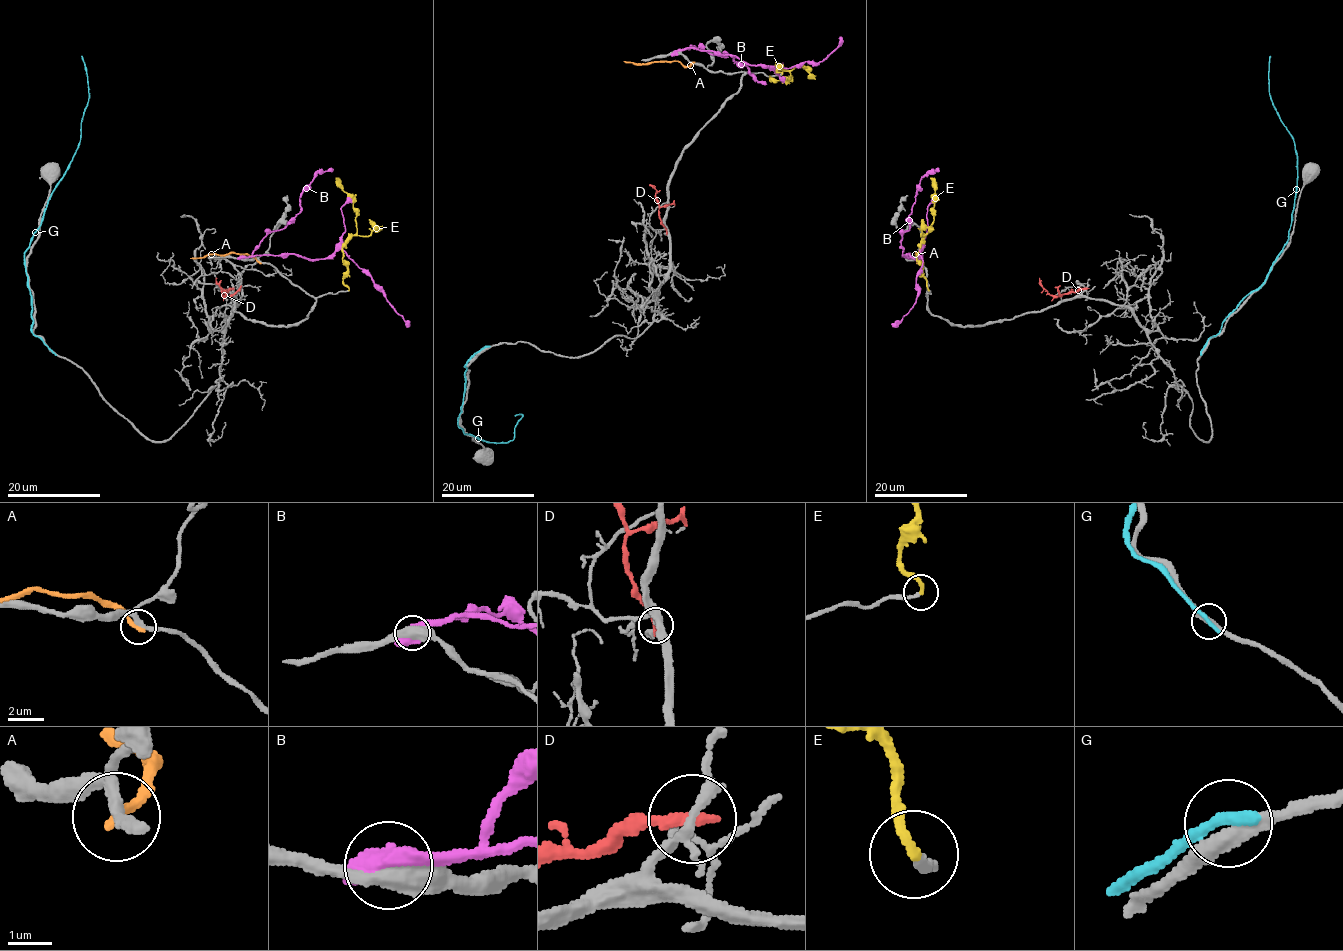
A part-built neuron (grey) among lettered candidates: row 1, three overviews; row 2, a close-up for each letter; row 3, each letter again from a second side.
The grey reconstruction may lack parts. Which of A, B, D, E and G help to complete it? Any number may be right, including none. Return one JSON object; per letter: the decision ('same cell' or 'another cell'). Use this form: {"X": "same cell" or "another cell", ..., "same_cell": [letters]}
{"A": "another cell", "B": "another cell", "D": "another cell", "E": "same cell", "G": "another cell", "same_cell": ["E"]}

